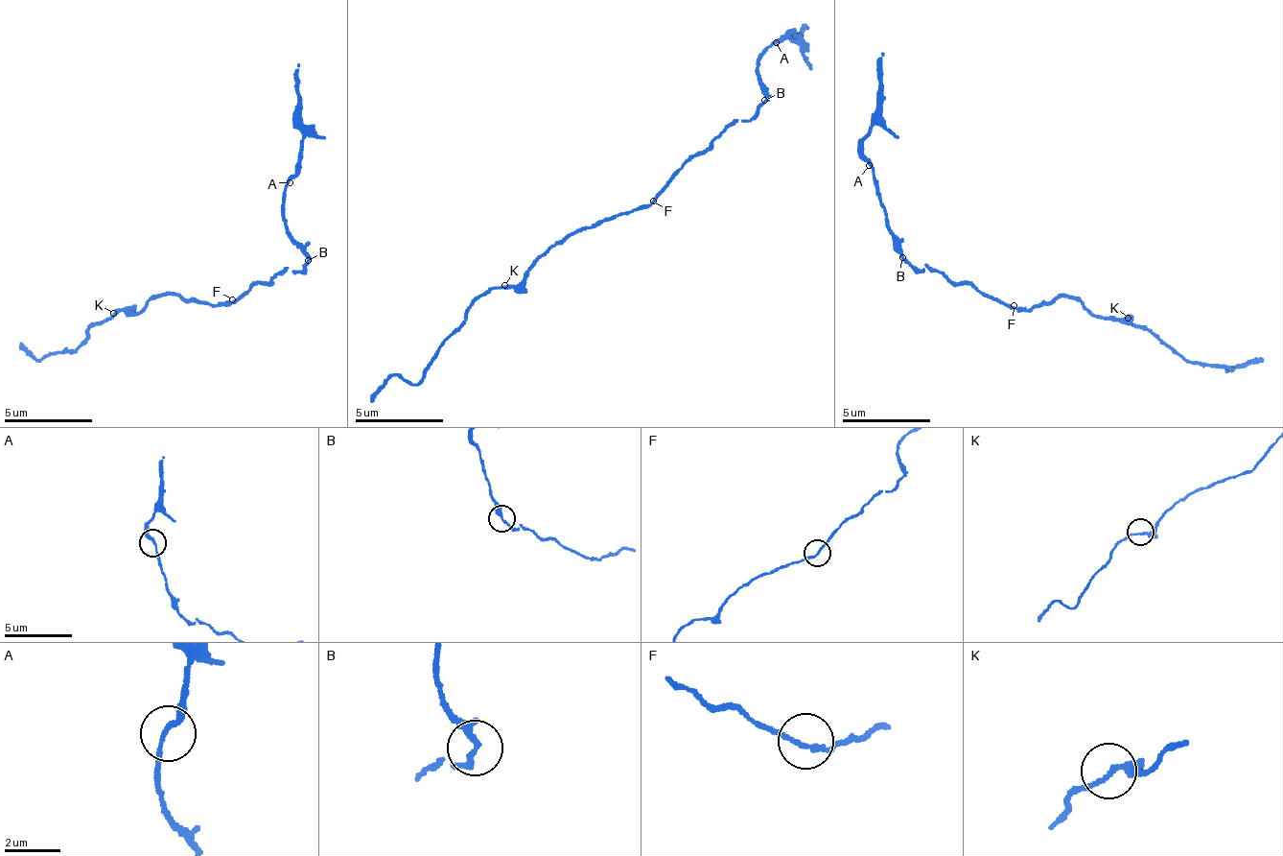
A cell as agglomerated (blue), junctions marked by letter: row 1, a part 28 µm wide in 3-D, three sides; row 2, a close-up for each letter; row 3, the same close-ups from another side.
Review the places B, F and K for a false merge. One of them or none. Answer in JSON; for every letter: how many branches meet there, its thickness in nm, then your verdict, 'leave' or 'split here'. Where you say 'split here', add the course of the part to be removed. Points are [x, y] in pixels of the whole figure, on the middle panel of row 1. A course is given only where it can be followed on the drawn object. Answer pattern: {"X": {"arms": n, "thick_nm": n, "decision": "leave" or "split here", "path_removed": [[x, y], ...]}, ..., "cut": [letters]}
{"B": {"arms": 2, "thick_nm": 200, "decision": "split here", "path_removed": [[764, 99], [767, 95], [758, 59], [787, 35], [807, 29]]}, "F": {"arms": 2, "thick_nm": 170, "decision": "leave"}, "K": {"arms": 2, "thick_nm": 200, "decision": "leave"}, "cut": ["B"]}

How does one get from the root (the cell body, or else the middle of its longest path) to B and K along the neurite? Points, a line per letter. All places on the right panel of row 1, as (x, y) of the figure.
B: (1014, 309), (967, 281), (955, 284), (927, 264), (921, 271), (901, 255)
K: (1014, 309), (1021, 306), (1027, 310), (1067, 295), (1094, 316), (1115, 317), (1121, 320), (1128, 318)

